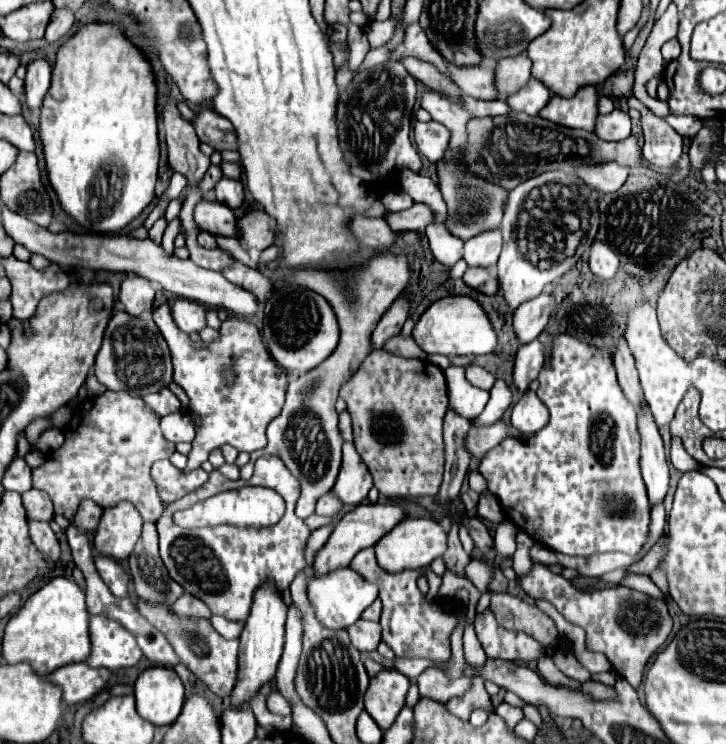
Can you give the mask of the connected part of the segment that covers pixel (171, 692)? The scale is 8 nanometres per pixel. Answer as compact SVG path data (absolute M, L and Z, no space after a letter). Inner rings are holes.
M146 668L134 684L134 698L144 720L154 726L172 724L184 704L184 684L172 668Z

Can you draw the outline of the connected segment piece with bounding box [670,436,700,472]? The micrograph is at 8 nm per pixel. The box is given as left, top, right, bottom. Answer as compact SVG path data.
M670 436L670 460L672 460L674 468L680 470L680 472L688 472L688 470L698 470L700 468L700 464L686 454L686 450L682 446L682 440L676 438L676 436Z

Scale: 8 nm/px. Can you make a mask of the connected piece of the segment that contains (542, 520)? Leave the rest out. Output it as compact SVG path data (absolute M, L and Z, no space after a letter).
M564 334L556 336L554 346L552 346L552 366L550 366L550 370L542 370L538 380L540 380L538 398L548 406L550 420L534 436L528 436L528 438L512 438L510 436L482 458L482 466L478 470L484 474L484 478L488 478L488 490L498 496L500 504L506 510L508 520L514 526L518 526L522 532L526 532L532 540L546 544L548 548L552 548L556 552L574 554L574 556L588 556L592 552L636 554L648 536L650 508L648 508L648 498L646 498L646 486L640 476L640 432L638 432L638 424L636 424L636 410L624 398L624 394L616 382L616 370L614 370L610 354L604 354L602 350L592 350L592 346L584 346L584 342L576 342L576 338L568 338Z

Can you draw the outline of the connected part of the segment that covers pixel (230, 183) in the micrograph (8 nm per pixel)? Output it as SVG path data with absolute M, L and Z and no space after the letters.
M222 176L218 180L218 184L214 186L214 196L216 200L220 200L222 204L226 204L228 208L238 208L244 200L244 188L240 180L234 178L226 178Z

